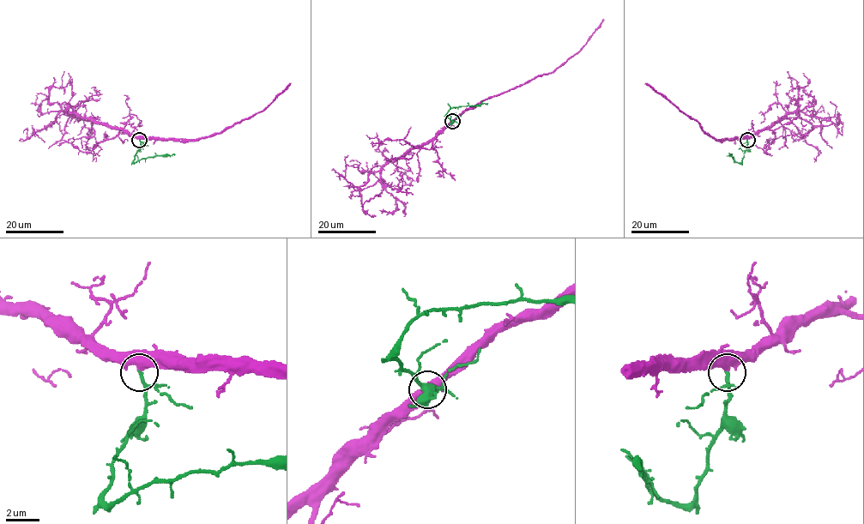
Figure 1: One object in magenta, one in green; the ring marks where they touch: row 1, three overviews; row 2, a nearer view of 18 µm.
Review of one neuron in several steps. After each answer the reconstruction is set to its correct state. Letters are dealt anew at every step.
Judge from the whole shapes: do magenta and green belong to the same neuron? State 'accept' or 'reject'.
accept

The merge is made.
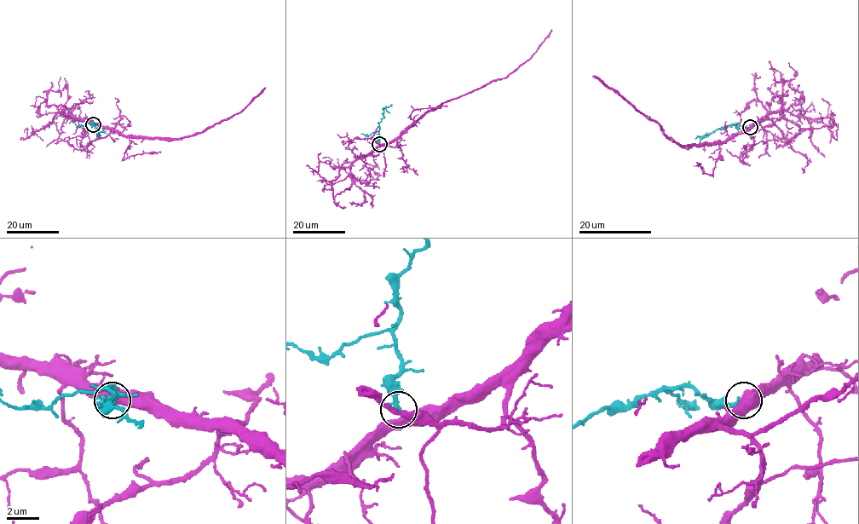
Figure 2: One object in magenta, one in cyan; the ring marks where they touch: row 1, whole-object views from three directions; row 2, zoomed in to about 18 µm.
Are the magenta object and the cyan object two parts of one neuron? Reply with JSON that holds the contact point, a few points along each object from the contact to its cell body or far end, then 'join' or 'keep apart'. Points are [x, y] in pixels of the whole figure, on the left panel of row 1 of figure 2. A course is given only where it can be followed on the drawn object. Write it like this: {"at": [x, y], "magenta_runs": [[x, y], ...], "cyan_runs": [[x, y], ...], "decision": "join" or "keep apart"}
{"at": [93, 124], "magenta_runs": [[93, 124], [112, 128], [123, 135], [190, 136], [238, 113], [265, 88]], "cyan_runs": [[93, 124], [93, 122], [97, 130], [106, 134]], "decision": "join"}

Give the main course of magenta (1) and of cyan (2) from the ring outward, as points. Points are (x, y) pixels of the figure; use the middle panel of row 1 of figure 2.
1: (379, 144), (393, 142), (426, 112), (443, 103), (506, 77), (536, 51), (551, 29)
2: (379, 144), (379, 122), (384, 117), (383, 109), (393, 104)

